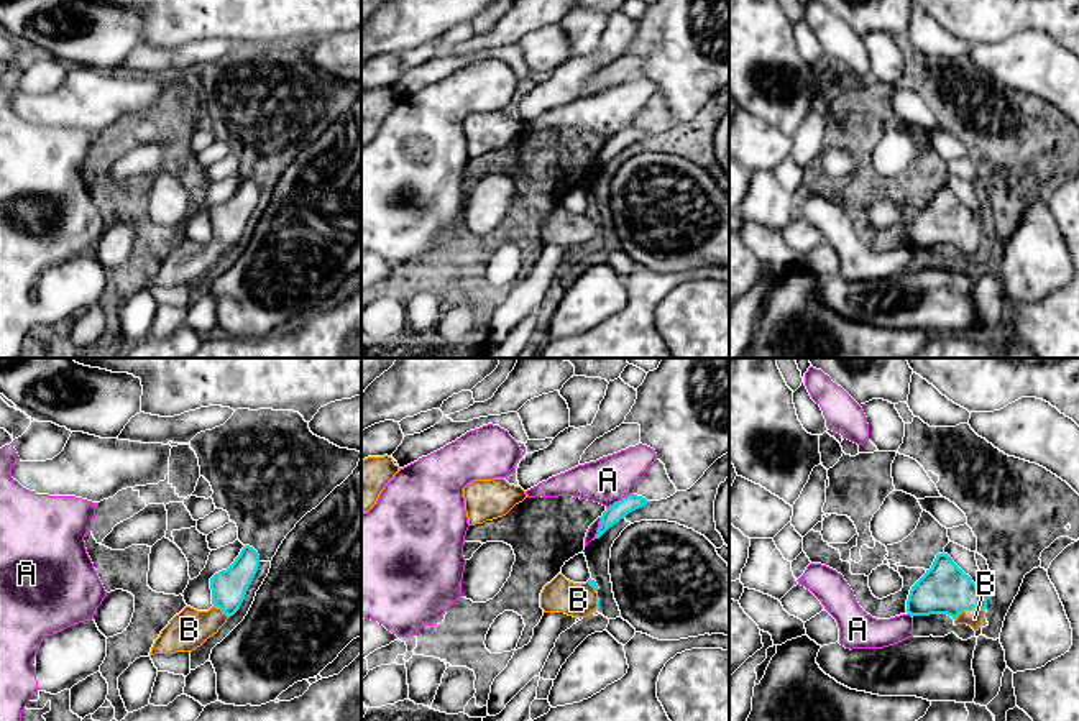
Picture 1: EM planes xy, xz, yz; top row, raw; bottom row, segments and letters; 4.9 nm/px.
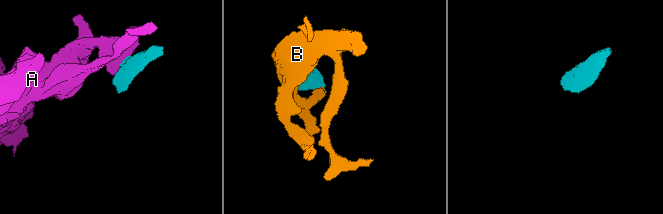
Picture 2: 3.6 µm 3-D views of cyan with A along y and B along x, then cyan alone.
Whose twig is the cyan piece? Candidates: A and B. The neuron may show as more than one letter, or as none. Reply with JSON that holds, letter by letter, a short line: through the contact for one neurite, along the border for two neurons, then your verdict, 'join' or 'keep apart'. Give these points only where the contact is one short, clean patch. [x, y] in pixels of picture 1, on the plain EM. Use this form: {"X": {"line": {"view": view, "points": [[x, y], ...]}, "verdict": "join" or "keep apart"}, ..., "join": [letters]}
{"A": {"line": {"view": "xz", "points": [[633, 123], [606, 140]]}, "verdict": "keep apart"}, "B": {"line": {"view": "yz", "points": [[945, 220], [953, 224], [969, 240], [974, 250]]}, "verdict": "join"}, "join": ["B"]}

